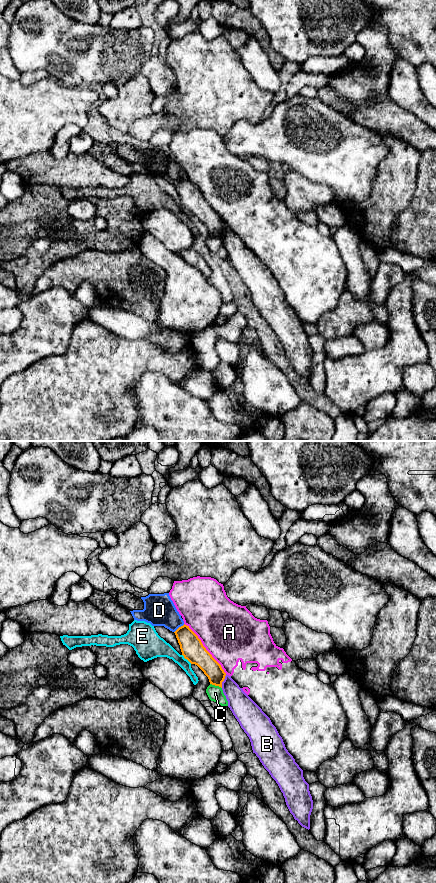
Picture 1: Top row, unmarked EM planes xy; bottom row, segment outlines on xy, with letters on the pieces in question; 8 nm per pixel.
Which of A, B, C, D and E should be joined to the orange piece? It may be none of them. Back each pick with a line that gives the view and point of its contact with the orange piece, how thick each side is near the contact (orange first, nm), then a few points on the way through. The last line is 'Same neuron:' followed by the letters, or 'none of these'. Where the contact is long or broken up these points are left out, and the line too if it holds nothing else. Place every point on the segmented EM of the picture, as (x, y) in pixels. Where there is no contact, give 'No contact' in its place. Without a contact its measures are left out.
B: Touches orange at xy (223, 680). Thickness 150 nm (orange) against 190 nm
Same neuron: B

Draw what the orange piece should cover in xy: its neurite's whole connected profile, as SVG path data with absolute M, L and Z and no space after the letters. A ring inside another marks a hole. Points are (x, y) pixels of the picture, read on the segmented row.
M185 624L174 633L184 658L197 665L208 677L210 684L222 688L226 673L206 650L198 636Z

